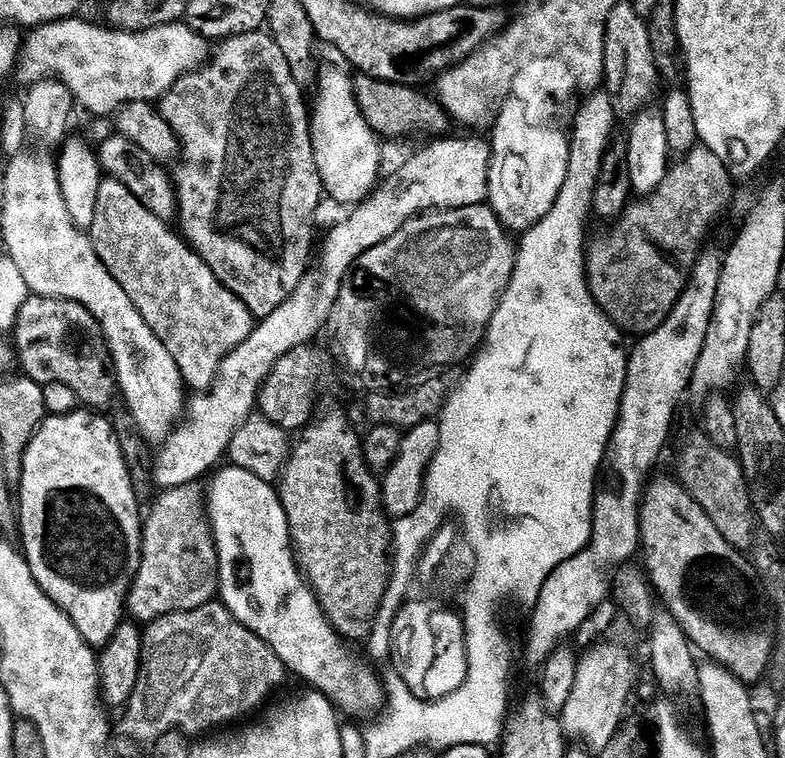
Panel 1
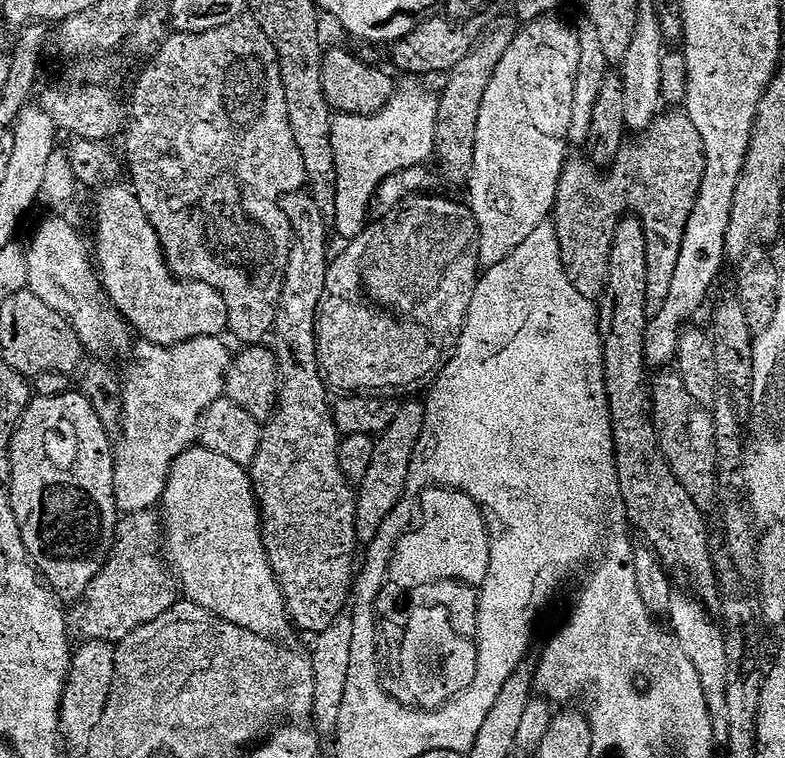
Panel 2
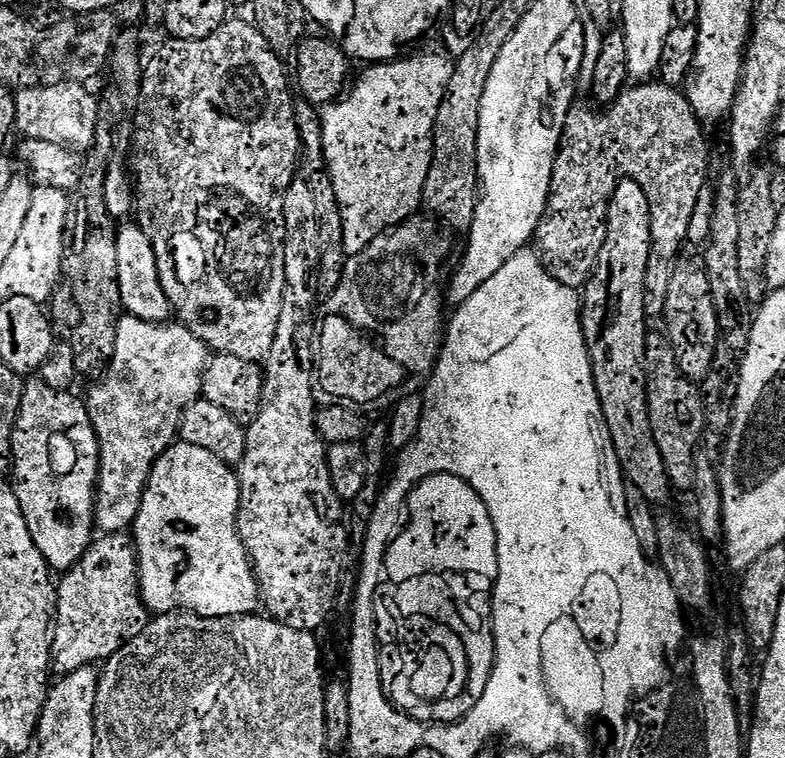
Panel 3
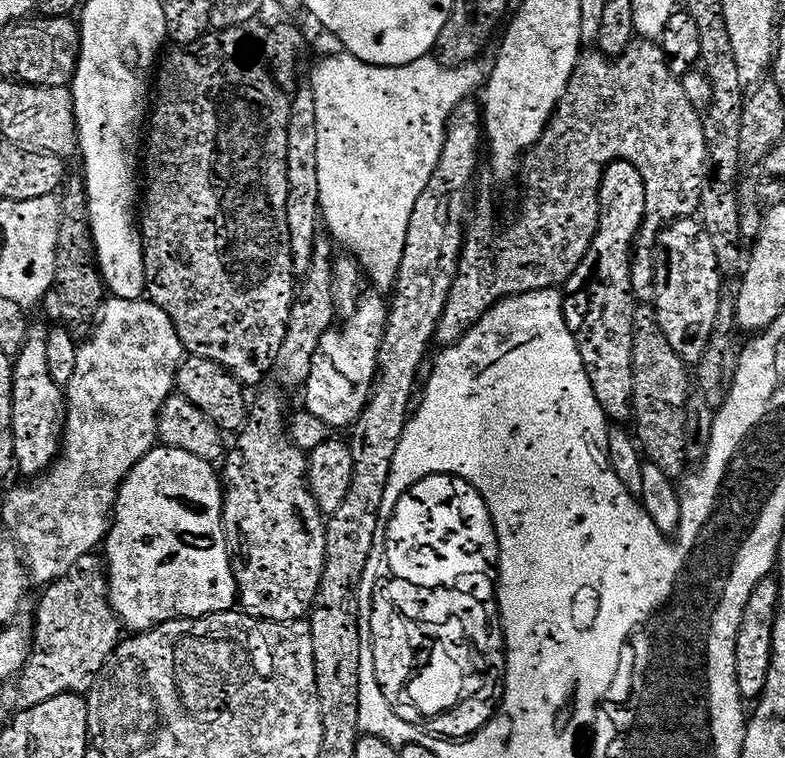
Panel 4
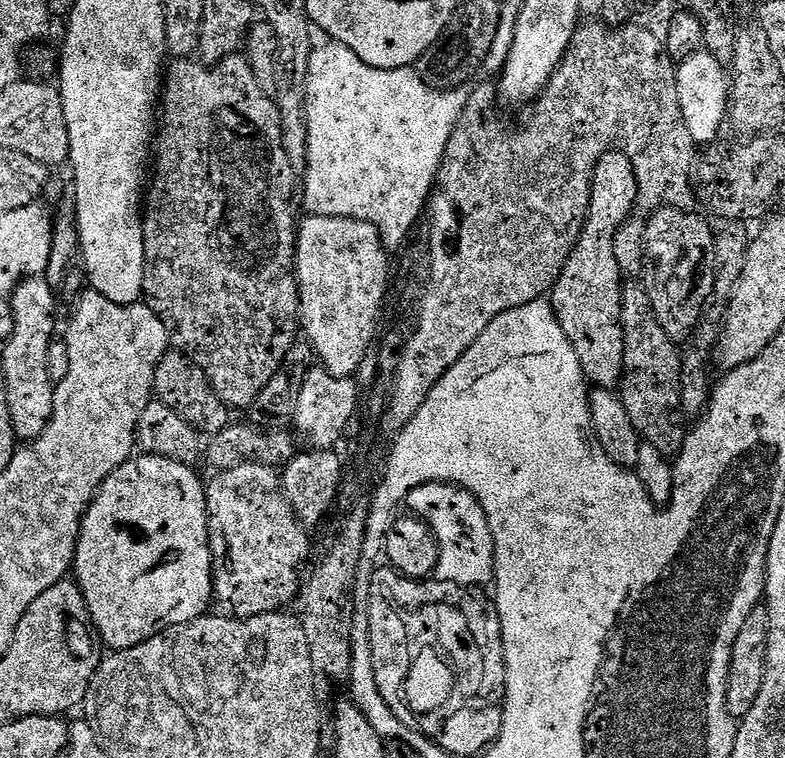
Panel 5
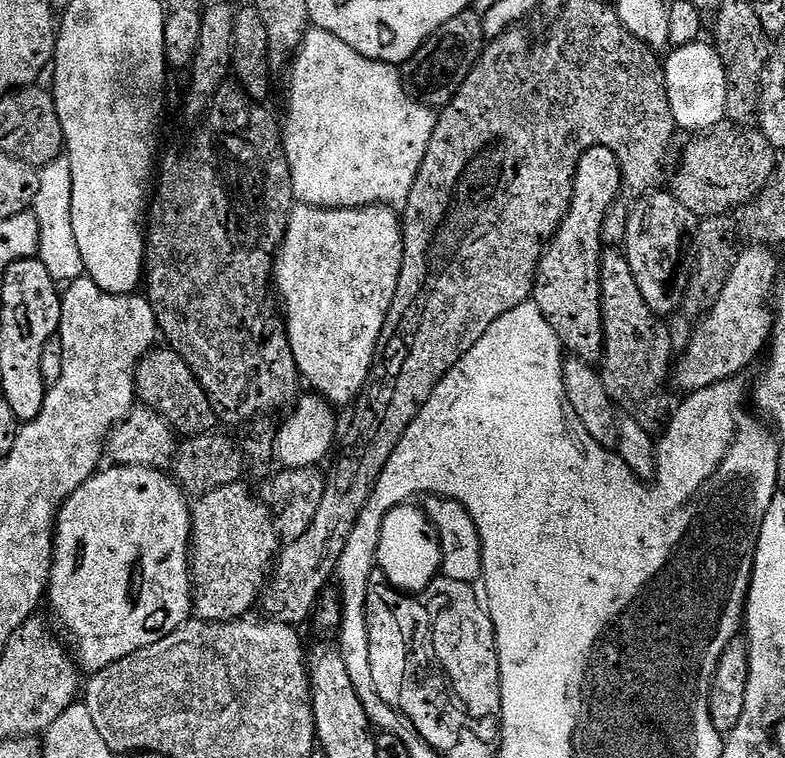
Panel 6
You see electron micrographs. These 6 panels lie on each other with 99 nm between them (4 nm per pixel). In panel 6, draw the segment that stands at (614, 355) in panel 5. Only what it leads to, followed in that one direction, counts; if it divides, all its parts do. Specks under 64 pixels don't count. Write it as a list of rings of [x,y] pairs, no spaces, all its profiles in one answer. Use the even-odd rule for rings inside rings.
[[[609,148],[587,149],[586,154],[582,154],[574,178],[574,194],[568,213],[556,235],[552,237],[552,243],[544,250],[540,271],[536,273],[536,285],[532,287],[531,299],[542,310],[546,322],[550,322],[554,334],[558,334],[561,345],[575,359],[591,366],[599,365],[604,359],[604,315],[600,297],[600,257],[604,244],[602,228],[608,211],[621,199],[623,186],[620,163]]]

